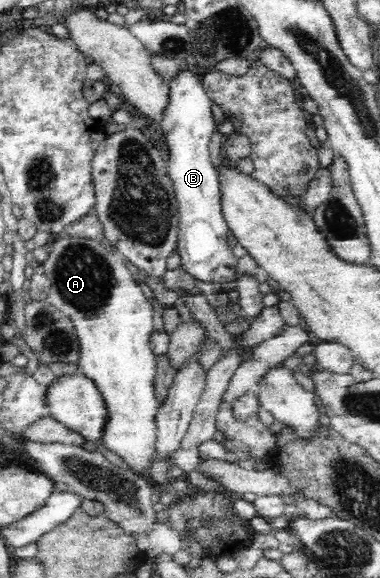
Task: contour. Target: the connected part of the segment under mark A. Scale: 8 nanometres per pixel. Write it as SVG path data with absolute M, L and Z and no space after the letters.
M69 232L54 236L47 260L40 266L51 284L46 302L73 321L81 347L82 358L77 365L79 373L97 384L107 403L109 420L101 438L103 446L121 456L133 472L147 476L151 468L150 456L156 450L155 415L159 408L154 391L156 354L150 347L150 336L154 331L154 306L141 292L137 276L126 268L125 258L114 249L107 249L100 241L74 236Z

